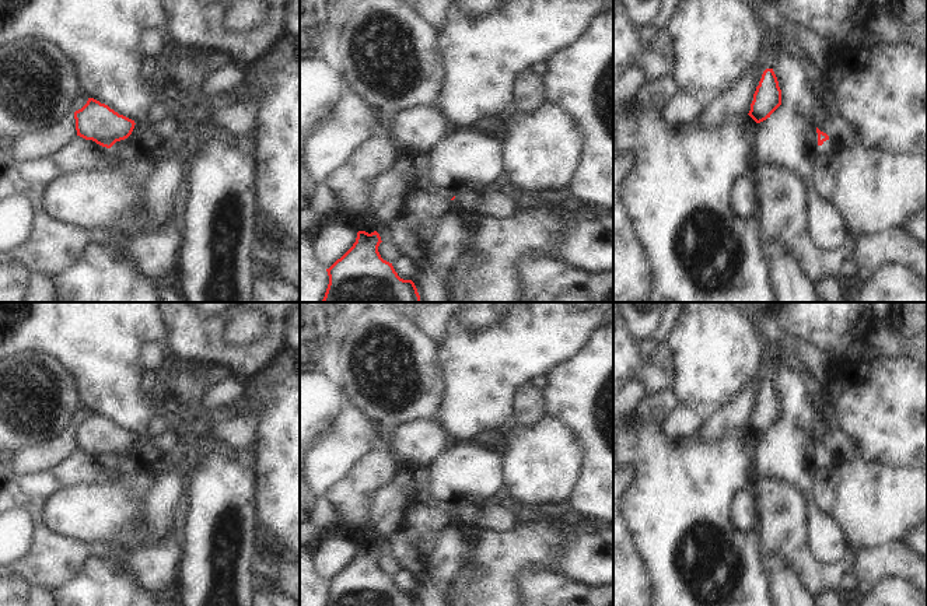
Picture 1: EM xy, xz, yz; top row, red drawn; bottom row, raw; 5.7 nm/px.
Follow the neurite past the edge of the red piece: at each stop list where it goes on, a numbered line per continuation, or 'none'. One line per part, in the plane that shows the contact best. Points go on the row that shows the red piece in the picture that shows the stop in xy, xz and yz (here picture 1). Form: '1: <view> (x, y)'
1: yz (826, 147)

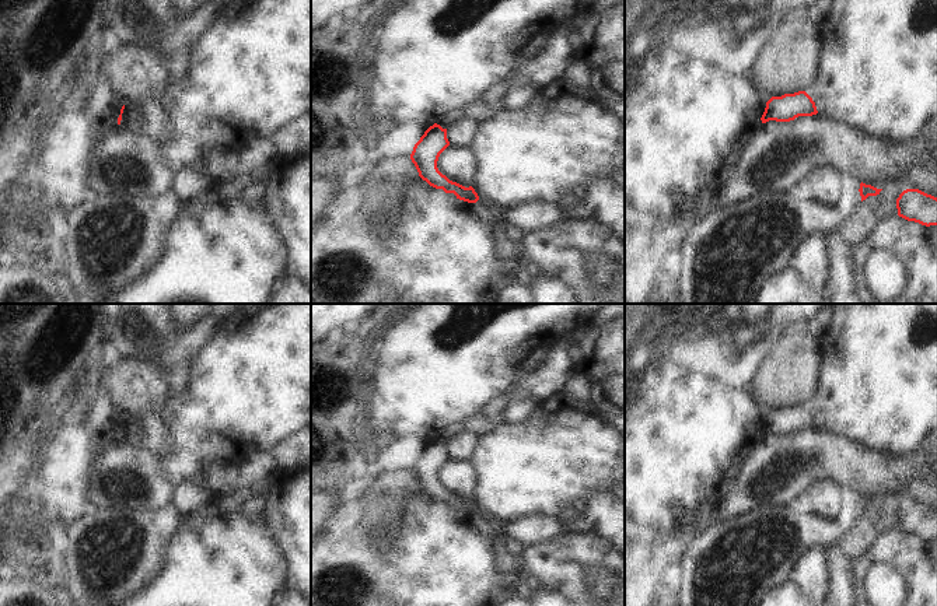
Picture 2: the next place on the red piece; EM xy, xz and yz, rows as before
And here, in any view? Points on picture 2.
none

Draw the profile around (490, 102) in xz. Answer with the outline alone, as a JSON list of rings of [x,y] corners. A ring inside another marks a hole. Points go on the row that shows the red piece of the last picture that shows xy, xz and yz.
[[[506,77],[490,87],[482,97],[464,106],[464,123],[473,126],[504,109],[504,95],[511,85],[510,78]]]

